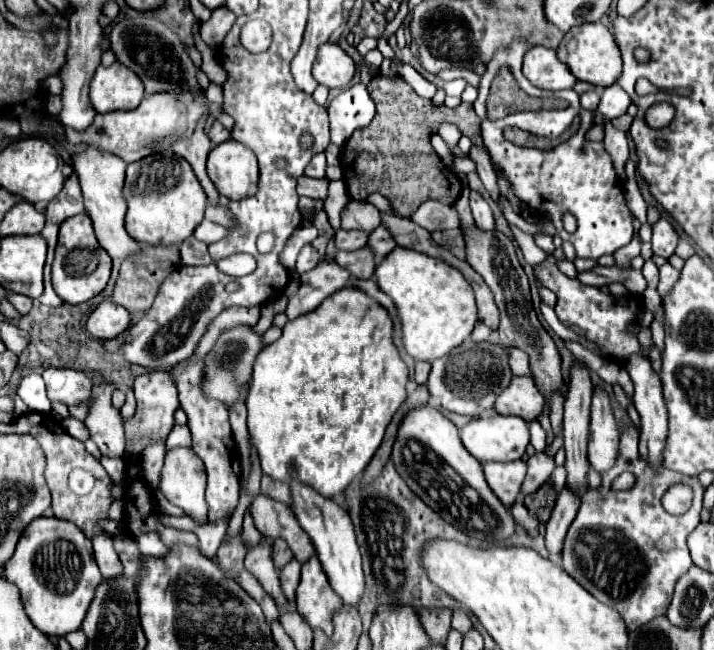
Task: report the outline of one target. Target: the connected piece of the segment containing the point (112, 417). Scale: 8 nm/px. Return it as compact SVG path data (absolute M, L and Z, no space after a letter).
M93 385L89 413L87 413L83 423L87 425L87 429L91 433L91 441L99 447L101 455L105 455L105 457L121 457L121 453L125 453L123 419L121 419L121 413L111 405L111 393L105 393L103 385Z

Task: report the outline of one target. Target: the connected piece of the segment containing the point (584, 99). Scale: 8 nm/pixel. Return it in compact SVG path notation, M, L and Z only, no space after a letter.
M589 91L589 93L583 93L583 95L581 95L581 107L583 107L583 109L595 111L597 105L599 105L599 93Z

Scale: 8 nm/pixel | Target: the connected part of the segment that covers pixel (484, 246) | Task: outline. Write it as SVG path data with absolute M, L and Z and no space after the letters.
M471 225L467 229L461 227L463 239L465 239L465 253L467 263L485 279L489 289L493 291L493 297L497 301L497 307L501 311L501 325L497 329L499 341L503 345L513 345L529 355L529 365L533 369L533 379L539 387L539 391L545 395L557 391L563 387L563 375L561 375L561 357L557 353L557 347L549 333L543 329L543 325L537 319L537 313L531 305L531 293L529 293L529 281L523 271L523 267L517 261L515 247L511 239L499 231L483 231L477 225Z

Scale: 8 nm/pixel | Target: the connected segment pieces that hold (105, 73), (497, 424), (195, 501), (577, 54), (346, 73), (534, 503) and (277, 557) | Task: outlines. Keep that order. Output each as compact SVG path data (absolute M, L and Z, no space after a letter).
M113 63L111 67L99 65L91 79L89 97L97 113L129 111L141 103L143 83L137 73L121 63Z
M491 413L491 417L473 419L461 429L461 441L467 447L467 451L477 457L479 461L517 461L523 457L527 445L529 445L529 425L515 415L499 415Z
M193 449L167 451L161 471L161 491L195 523L201 525L207 521L205 467L201 459L195 457Z
M585 23L585 25L569 29L557 47L557 57L565 65L569 65L571 73L579 81L587 81L587 83L593 83L599 87L613 85L619 79L621 69L623 69L617 43L615 43L611 31L603 23Z
M329 41L319 47L317 59L313 63L313 77L317 83L327 85L329 89L347 89L353 75L355 63L337 43Z
M543 483L535 493L525 497L525 507L529 509L529 513L533 517L537 517L539 521L549 521L551 517L551 509L555 505L557 499L557 491L553 489L551 483Z
M277 537L277 539L273 541L273 561L275 561L275 565L281 569L291 557L293 557L293 553L291 553L289 545L285 543L285 539Z

